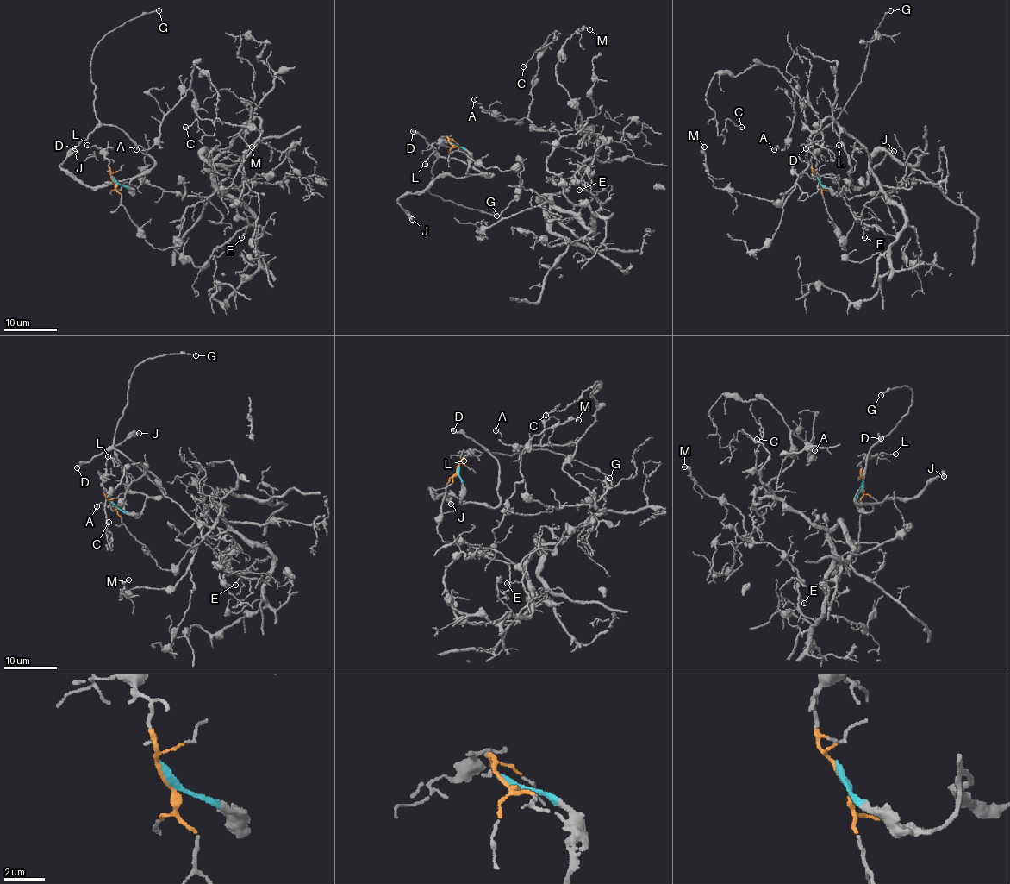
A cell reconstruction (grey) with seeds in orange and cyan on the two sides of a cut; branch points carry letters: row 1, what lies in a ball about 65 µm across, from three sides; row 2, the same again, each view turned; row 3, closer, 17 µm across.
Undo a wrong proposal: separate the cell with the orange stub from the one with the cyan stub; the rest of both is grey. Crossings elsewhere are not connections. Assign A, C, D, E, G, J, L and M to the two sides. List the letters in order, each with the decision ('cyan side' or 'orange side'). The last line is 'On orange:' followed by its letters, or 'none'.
A: orange side
C: orange side
D: cyan side
E: orange side
G: cyan side
J: cyan side
L: orange side
M: orange side
On orange: A, C, E, L, M

